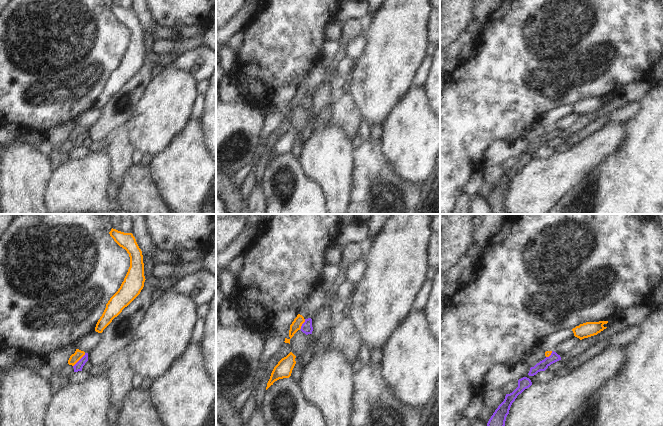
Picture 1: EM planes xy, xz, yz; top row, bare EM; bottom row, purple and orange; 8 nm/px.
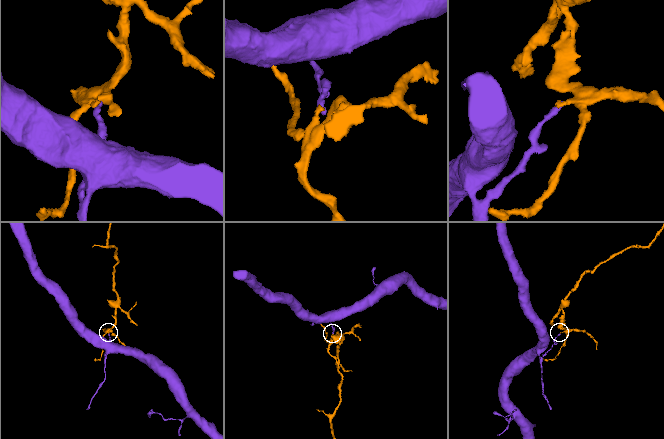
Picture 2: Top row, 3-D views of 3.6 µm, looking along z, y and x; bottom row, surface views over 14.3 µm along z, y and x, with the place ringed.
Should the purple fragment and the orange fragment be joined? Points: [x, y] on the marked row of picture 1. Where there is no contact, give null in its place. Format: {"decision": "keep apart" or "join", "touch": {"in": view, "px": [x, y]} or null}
{"decision": "keep apart", "touch": {"in": "xy", "px": [79, 360]}}

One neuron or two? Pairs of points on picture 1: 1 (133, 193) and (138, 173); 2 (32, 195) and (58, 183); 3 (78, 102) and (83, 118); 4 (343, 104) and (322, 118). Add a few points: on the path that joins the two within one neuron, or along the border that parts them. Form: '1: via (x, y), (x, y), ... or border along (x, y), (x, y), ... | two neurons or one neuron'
1: via (136, 188), (136, 178) | one neuron
2: border along (52, 171), (46, 186), (44, 203) | two neurons
3: border along (94, 105), (81, 112), (73, 120) | two neurons
4: border along (326, 113), (330, 122) | two neurons

